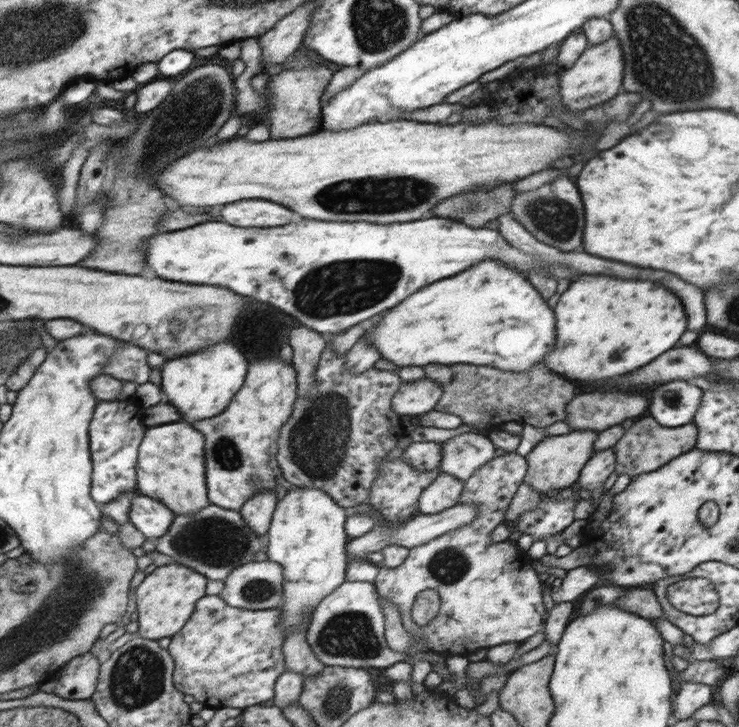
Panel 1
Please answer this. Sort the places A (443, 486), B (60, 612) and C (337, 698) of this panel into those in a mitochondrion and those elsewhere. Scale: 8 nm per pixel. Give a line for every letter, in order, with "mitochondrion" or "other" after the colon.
A: other
B: mitochondrion
C: mitochondrion

